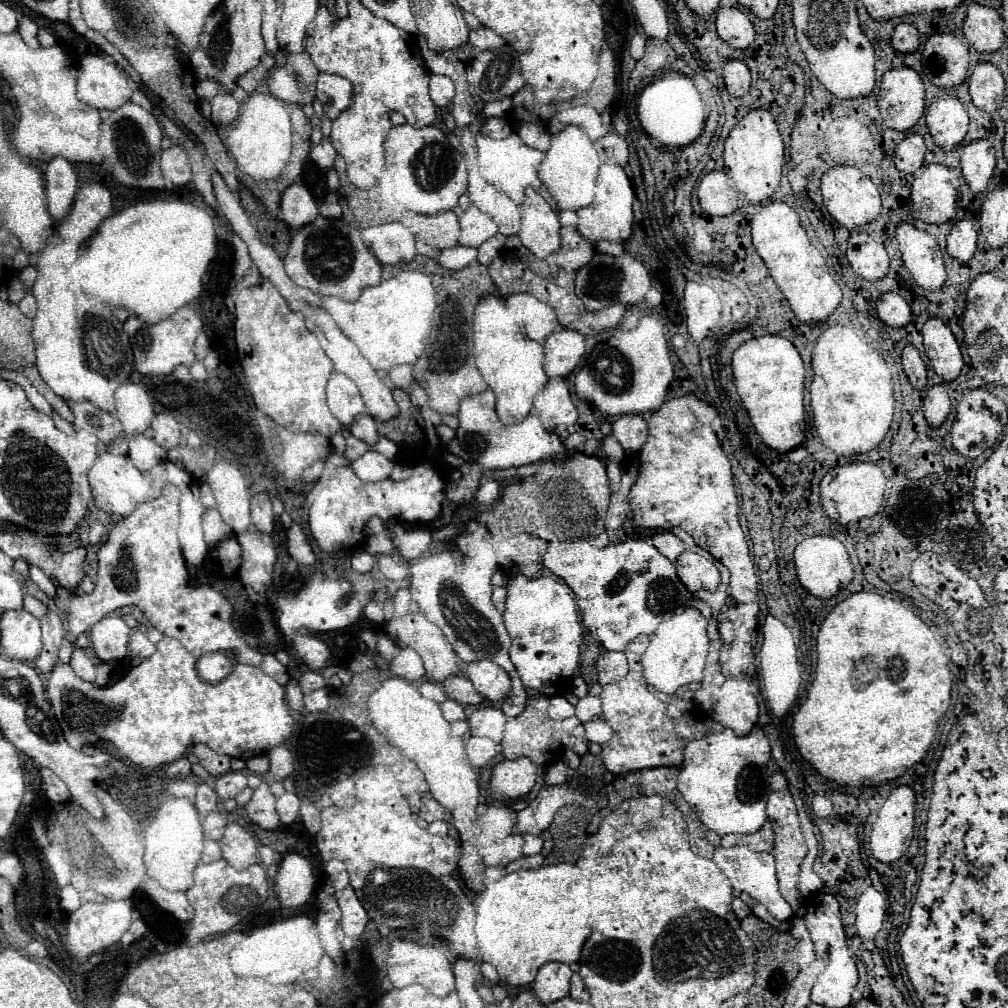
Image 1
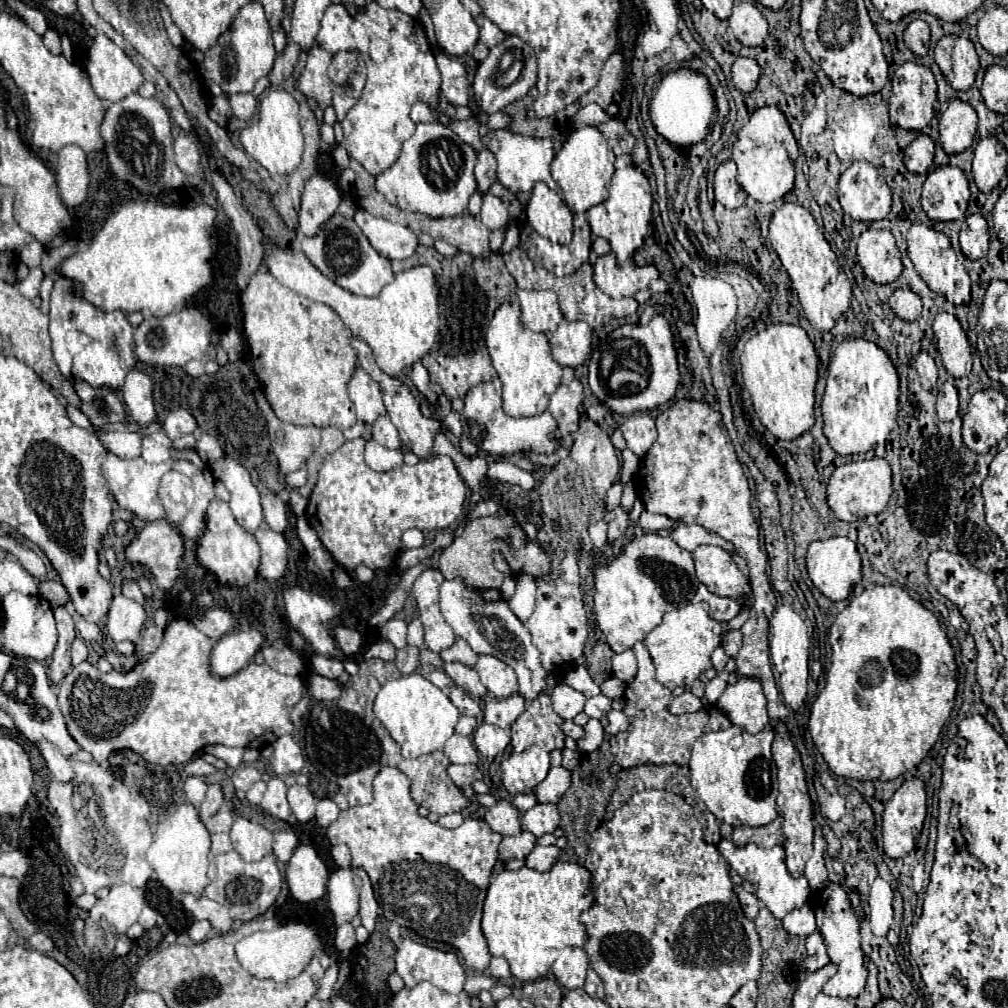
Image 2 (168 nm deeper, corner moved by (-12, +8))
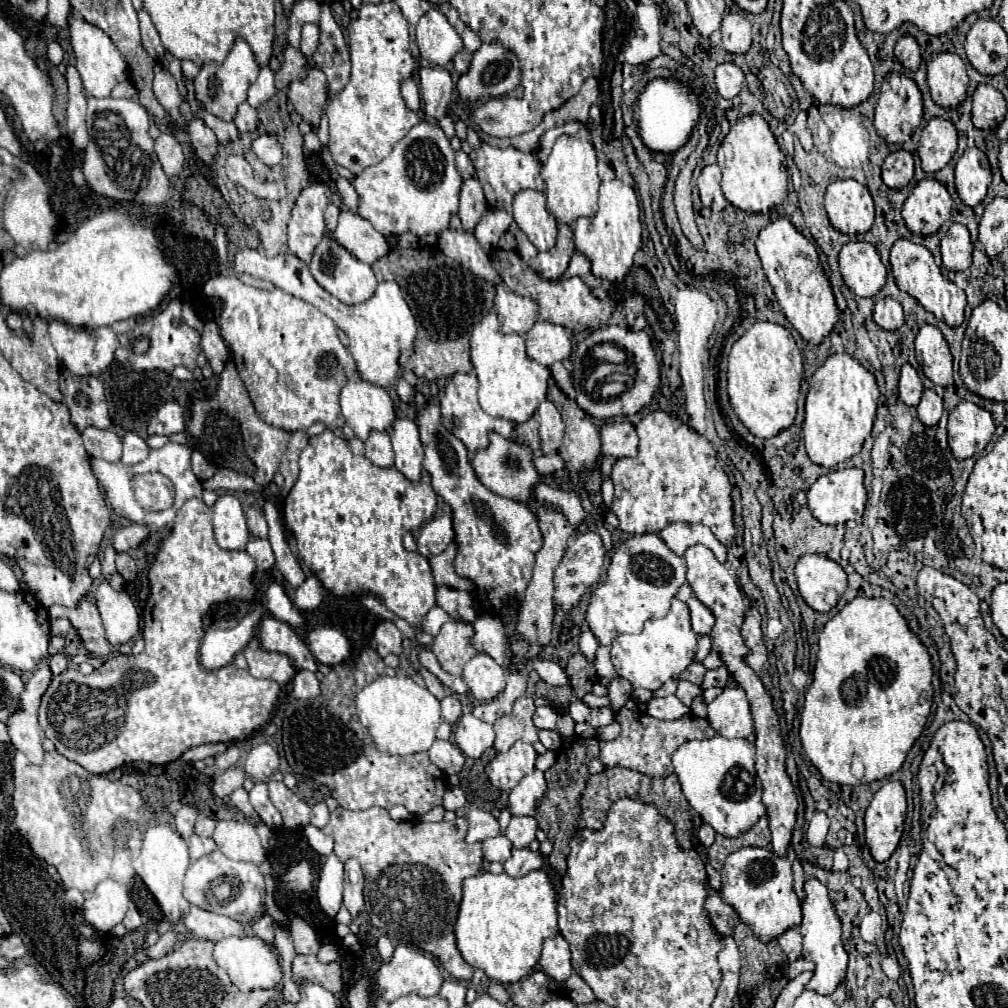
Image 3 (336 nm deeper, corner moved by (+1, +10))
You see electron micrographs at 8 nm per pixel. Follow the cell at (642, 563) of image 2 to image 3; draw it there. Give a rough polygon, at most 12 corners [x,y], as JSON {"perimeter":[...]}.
{"perimeter":[[658,534],[632,536],[594,586],[586,624],[602,684],[616,636],[664,618],[686,560]]}

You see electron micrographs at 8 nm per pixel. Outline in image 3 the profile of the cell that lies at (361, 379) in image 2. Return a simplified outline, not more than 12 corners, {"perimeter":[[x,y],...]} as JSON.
{"perimeter":[[362,378],[346,382],[340,404],[360,440],[388,430],[390,394]]}

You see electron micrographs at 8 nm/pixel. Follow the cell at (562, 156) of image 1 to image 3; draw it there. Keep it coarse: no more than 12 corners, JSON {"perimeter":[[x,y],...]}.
{"perimeter":[[562,134],[540,174],[560,224],[596,214],[592,142]]}

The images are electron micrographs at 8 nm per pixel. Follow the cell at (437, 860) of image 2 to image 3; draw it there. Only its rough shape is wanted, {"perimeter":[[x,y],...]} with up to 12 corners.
{"perimeter":[[336,808],[372,924],[470,982],[454,926],[482,868],[466,818]]}

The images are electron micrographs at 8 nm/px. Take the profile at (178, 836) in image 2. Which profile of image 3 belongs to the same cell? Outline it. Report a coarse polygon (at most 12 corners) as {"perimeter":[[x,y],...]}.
{"perimeter":[[172,824],[146,830],[136,874],[164,916],[176,922],[190,902],[188,842]]}

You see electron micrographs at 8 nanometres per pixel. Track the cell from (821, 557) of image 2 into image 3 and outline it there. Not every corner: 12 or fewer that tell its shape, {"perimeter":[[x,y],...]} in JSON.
{"perimeter":[[804,554],[796,582],[810,608],[828,612],[846,572],[826,554]]}

